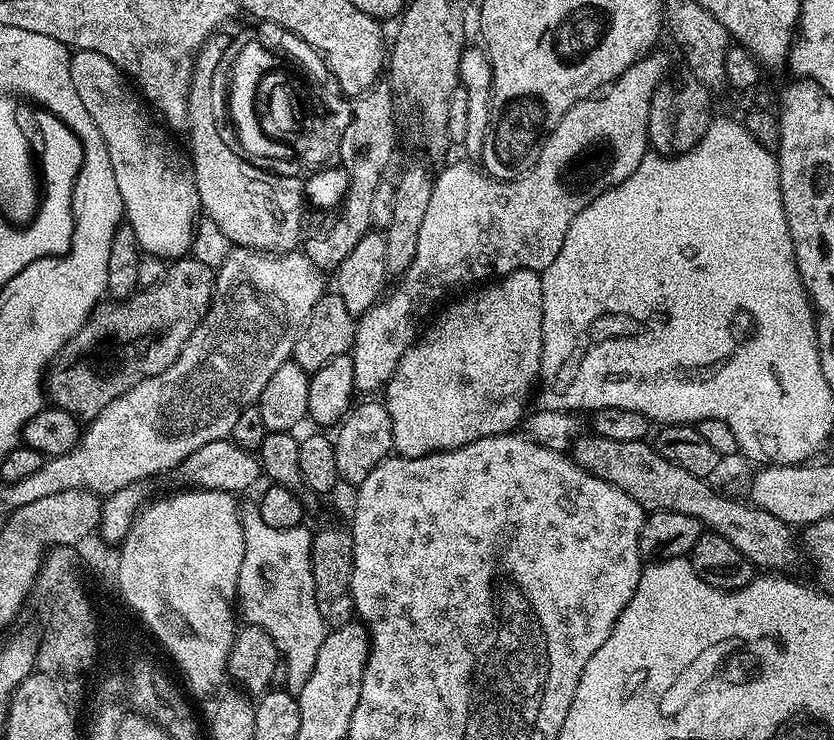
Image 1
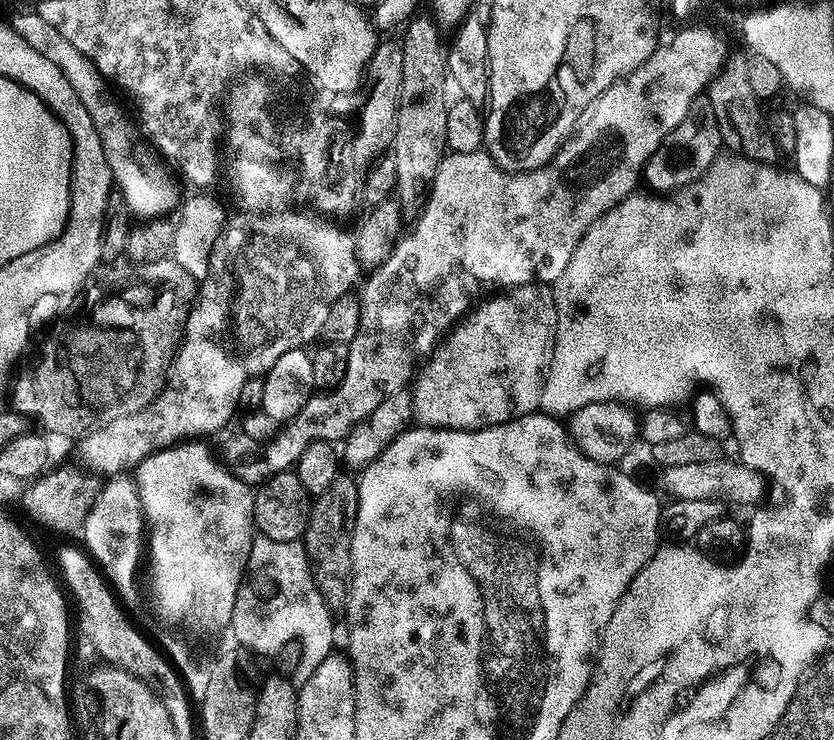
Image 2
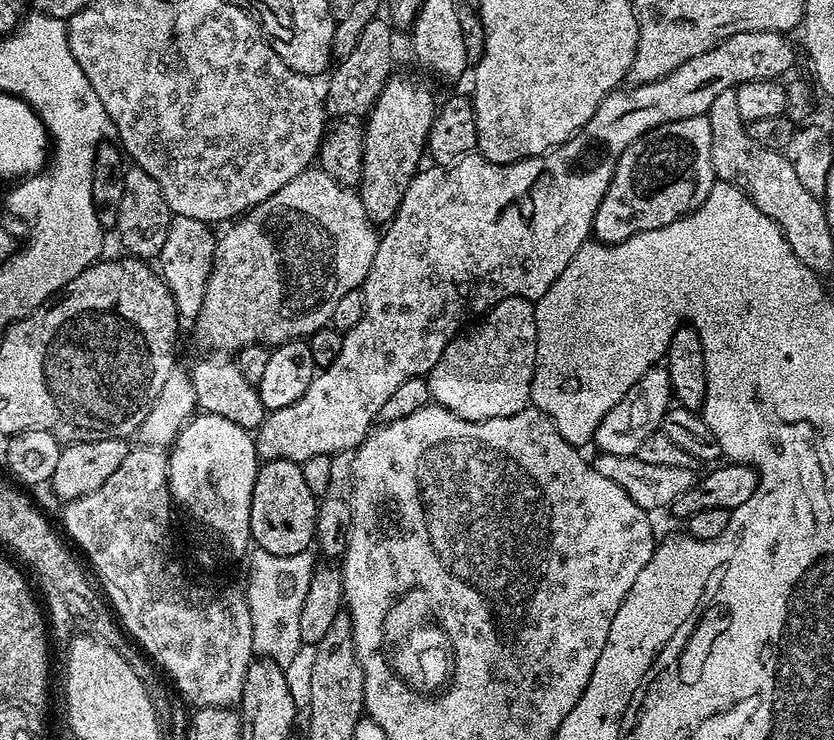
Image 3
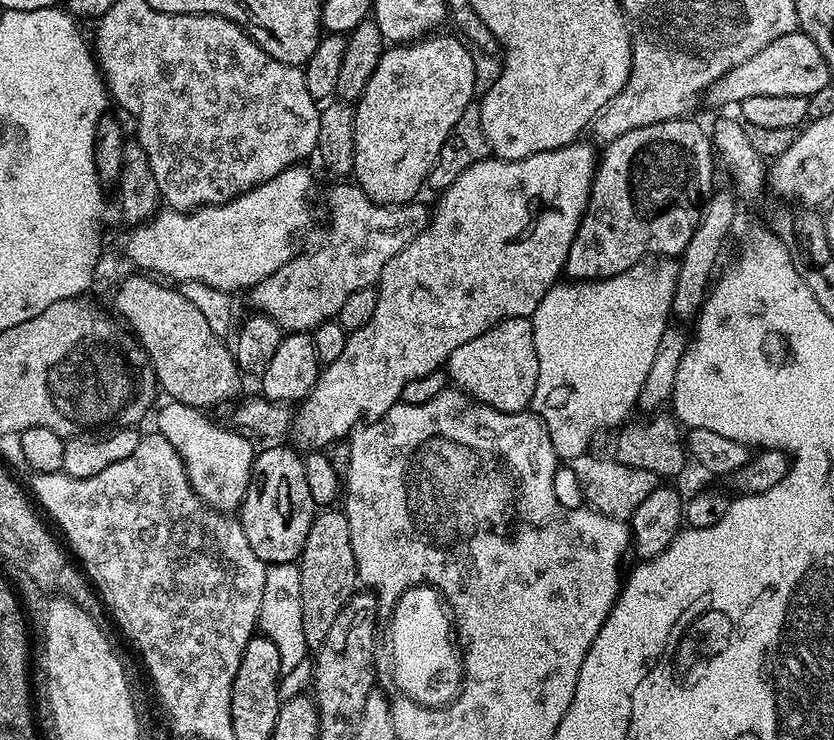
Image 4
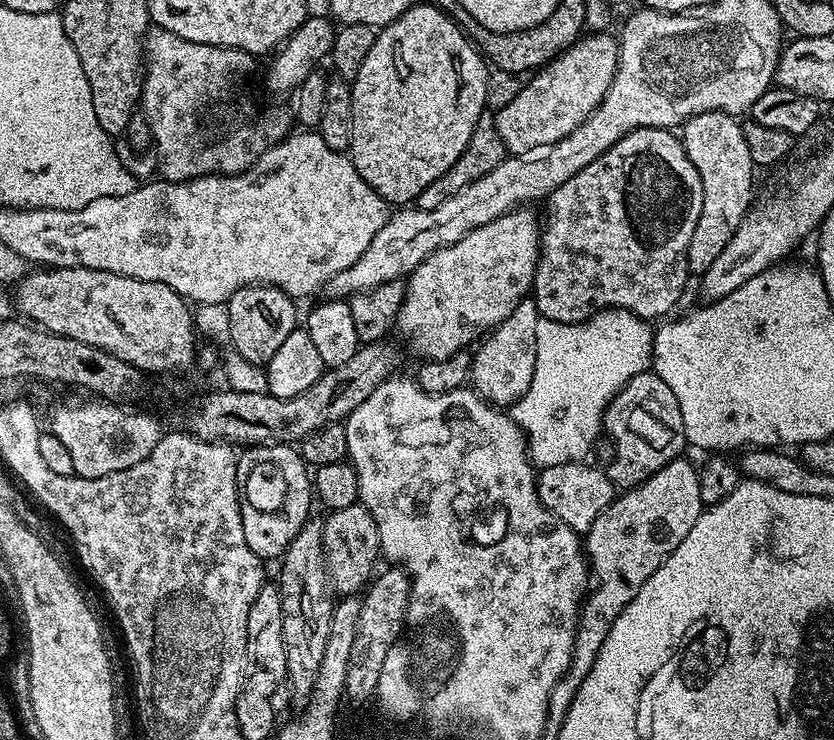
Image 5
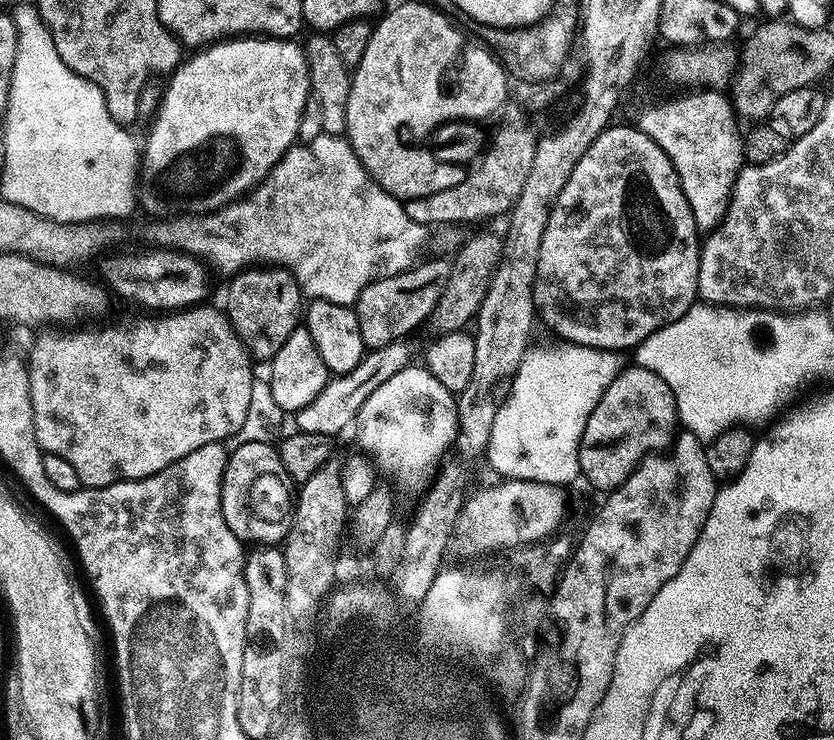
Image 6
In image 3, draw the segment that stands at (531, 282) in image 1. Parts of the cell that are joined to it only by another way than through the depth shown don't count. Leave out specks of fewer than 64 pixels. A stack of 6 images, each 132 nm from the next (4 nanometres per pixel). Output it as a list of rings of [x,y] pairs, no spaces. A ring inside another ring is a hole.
[[[511,296],[494,305],[477,324],[480,325],[469,336],[461,334],[450,341],[442,358],[438,358],[436,365],[428,372],[426,379],[432,400],[463,420],[493,420],[518,414],[529,407],[532,379],[536,376],[539,330],[535,303],[521,296]]]

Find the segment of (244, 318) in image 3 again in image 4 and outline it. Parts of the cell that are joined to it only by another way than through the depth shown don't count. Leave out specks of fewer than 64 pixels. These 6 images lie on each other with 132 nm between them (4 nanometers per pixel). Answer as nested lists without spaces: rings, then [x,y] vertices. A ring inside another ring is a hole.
[[[340,182],[328,196],[328,220],[332,225],[328,228],[328,237],[321,248],[308,252],[305,256],[293,255],[291,260],[270,274],[260,284],[250,289],[252,304],[257,313],[269,316],[285,333],[311,333],[312,329],[325,324],[330,319],[339,317],[342,302],[354,294],[354,290],[371,288],[377,283],[390,258],[398,255],[412,239],[419,234],[420,229],[428,225],[429,209],[423,208],[420,202],[406,204],[375,204],[361,188],[352,182]]]

